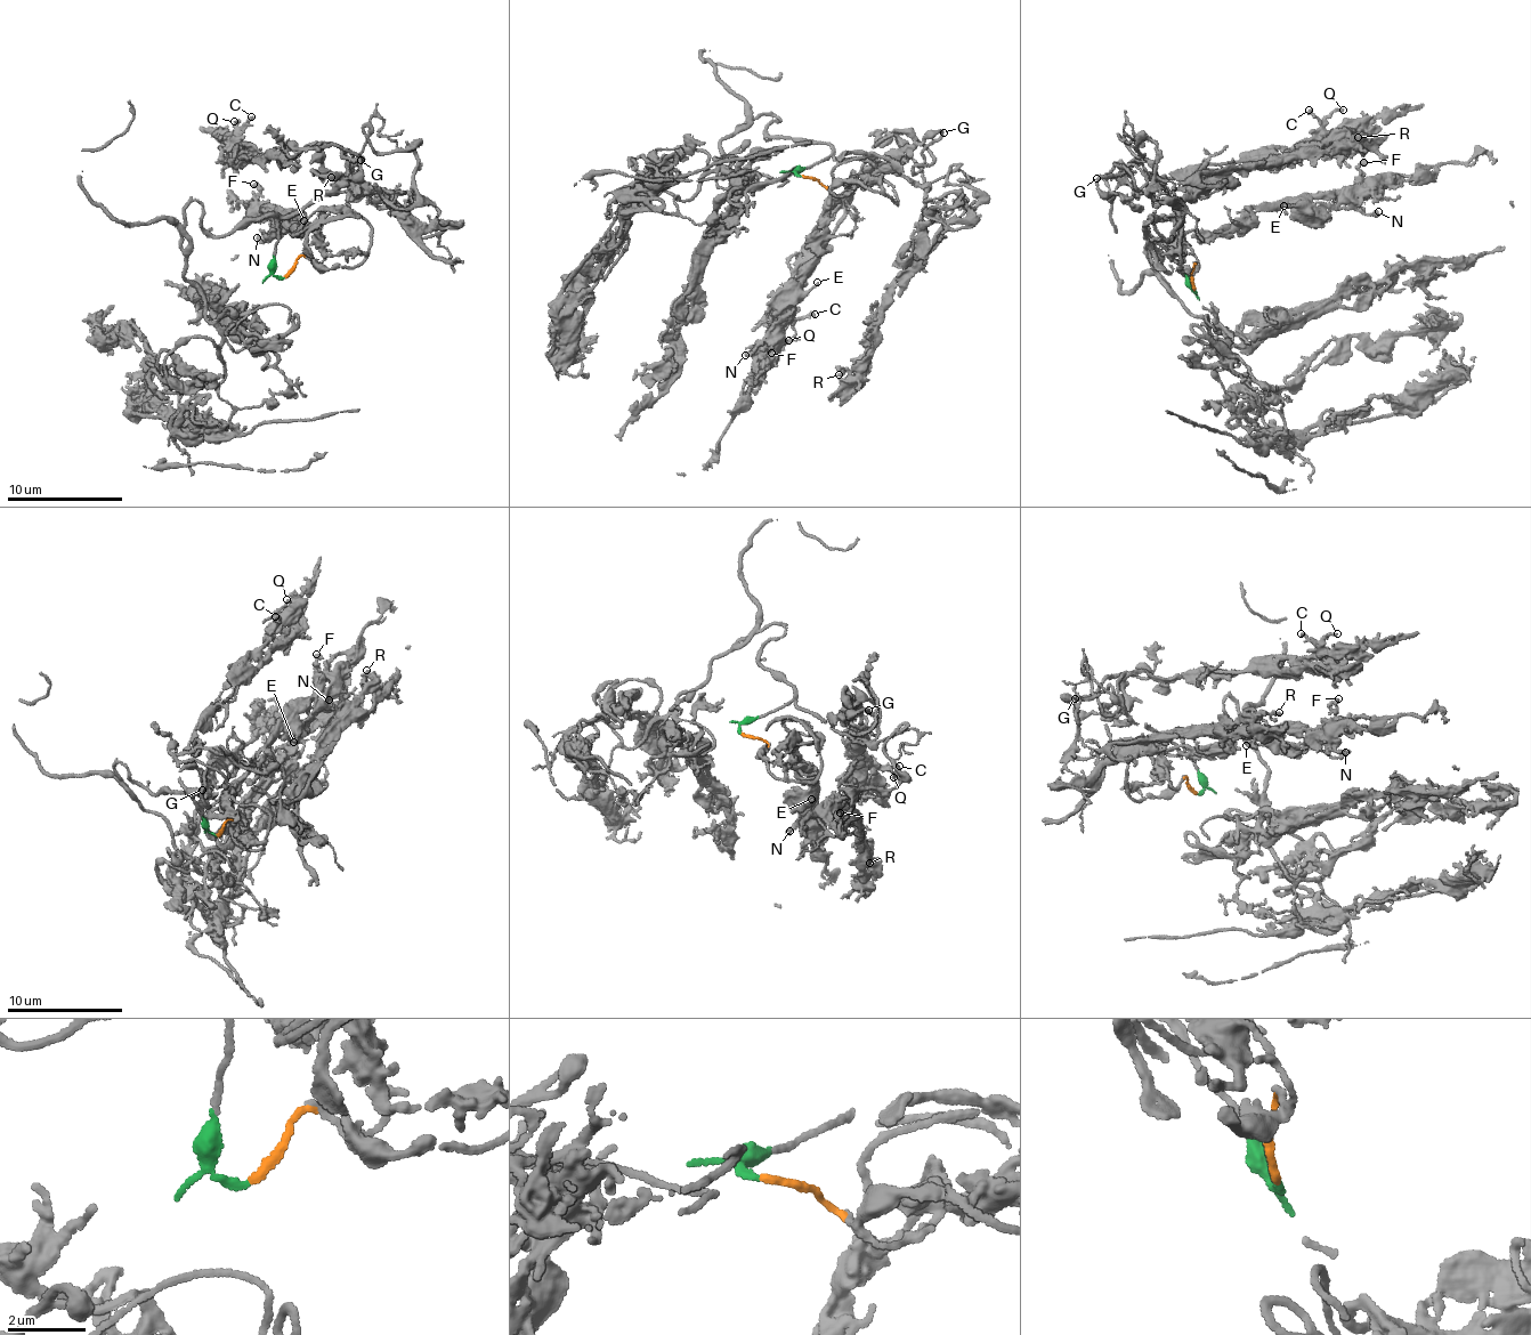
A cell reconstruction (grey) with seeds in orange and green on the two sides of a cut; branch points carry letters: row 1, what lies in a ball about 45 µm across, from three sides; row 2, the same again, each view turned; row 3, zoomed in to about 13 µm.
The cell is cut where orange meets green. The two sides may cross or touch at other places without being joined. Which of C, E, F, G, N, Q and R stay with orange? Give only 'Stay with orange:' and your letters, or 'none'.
Stay with orange: E, F, N

